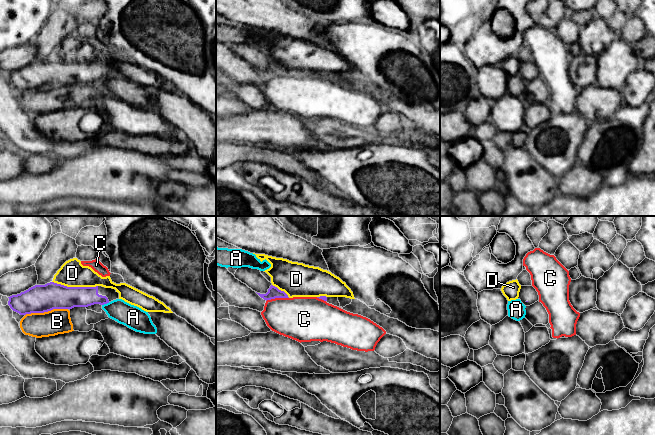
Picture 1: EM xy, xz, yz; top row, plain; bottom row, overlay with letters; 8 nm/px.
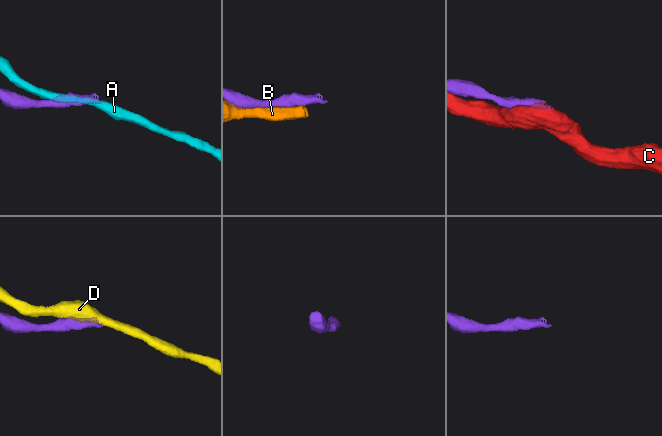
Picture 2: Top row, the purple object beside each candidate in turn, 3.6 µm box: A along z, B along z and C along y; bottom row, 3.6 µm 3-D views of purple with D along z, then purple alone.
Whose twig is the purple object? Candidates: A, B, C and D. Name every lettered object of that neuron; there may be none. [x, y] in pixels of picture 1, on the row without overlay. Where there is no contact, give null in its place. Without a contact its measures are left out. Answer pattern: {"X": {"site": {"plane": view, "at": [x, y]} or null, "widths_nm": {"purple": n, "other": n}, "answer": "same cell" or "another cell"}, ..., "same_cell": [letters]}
{"A": {"site": {"plane": "xy", "at": [105, 79]}, "widths_nm": {"purple": 160, "other": 180}, "answer": "another cell"}, "B": {"site": {"plane": "xy", "at": [46, 87]}, "widths_nm": {"purple": 220, "other": 200}, "answer": "another cell"}, "C": {"site": {"plane": "xz", "at": [277, 73]}, "widths_nm": {"purple": 100, "other": 360}, "answer": "another cell"}, "D": {"site": {"plane": "xy", "at": [75, 63]}, "widths_nm": {"purple": 220, "other": 220}, "answer": "another cell"}, "same_cell": []}

